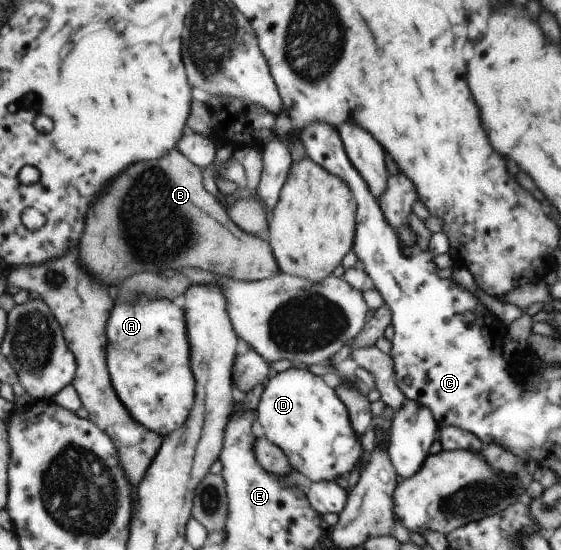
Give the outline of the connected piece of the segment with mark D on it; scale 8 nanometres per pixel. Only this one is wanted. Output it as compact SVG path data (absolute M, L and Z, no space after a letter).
M290 367L283 372L273 372L263 384L262 394L256 404L256 420L262 426L266 440L281 448L291 468L306 476L312 483L334 481L336 476L348 474L356 466L356 456L360 460L360 444L356 444L354 440L354 430L348 422L346 406L321 377L310 373L307 369Z

